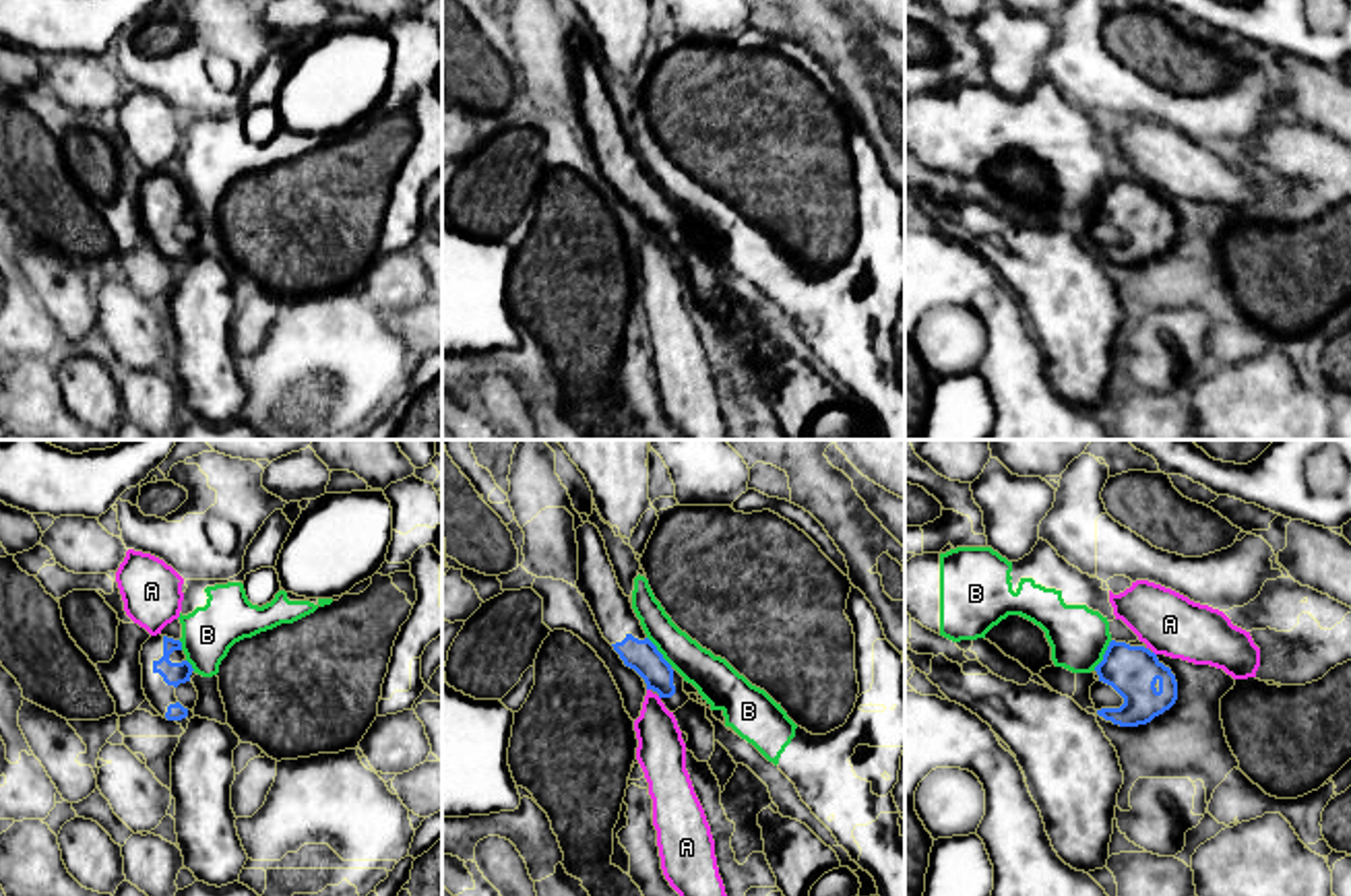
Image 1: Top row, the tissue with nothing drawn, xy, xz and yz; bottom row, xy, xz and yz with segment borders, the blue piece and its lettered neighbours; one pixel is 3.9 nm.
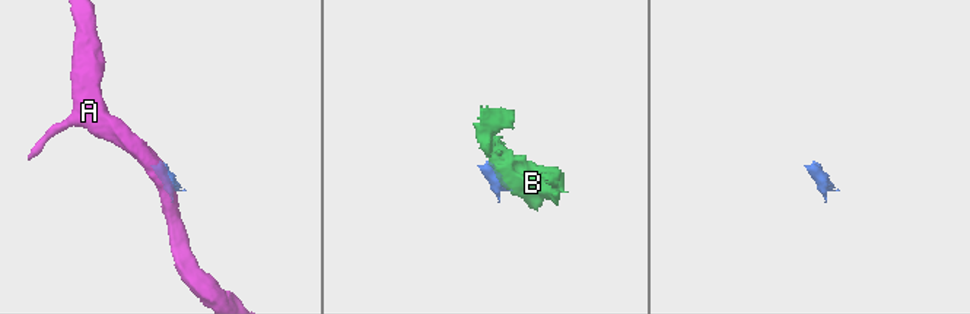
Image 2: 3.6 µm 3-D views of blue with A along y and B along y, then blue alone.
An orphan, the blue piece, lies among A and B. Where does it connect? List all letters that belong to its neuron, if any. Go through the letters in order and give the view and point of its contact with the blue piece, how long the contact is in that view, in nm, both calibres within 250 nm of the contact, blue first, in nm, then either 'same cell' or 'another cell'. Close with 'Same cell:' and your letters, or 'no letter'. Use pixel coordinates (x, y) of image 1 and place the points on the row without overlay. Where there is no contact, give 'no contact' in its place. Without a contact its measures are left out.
A: no contact; another cell
B: contact yz (1104, 193); length 140 nm; calibres 200 and 240 nm; another cell
Same cell: no letter

